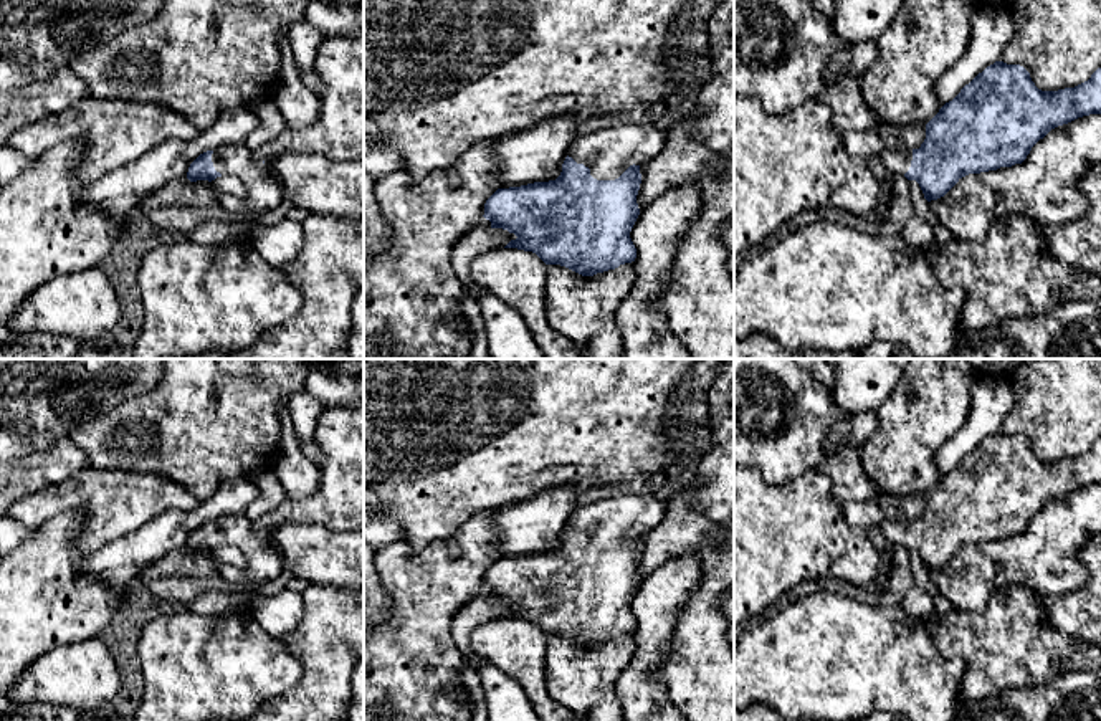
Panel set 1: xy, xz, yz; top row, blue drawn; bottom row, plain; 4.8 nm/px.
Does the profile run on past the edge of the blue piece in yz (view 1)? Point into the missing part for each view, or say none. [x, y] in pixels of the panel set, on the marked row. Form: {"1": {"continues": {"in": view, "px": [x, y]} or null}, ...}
{"1": {"continues": {"in": "yz", "px": [898, 161]}}}

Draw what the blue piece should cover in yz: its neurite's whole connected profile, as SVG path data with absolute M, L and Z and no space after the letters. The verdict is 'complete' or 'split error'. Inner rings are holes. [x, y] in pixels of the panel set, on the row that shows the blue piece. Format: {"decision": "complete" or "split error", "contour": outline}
{"decision": "split error", "contour": "M995 61L926 124L926 139L919 149L901 146L884 150L879 160L889 174L916 180L931 202L944 197L969 174L1022 164L1051 129L1089 114L1101 114L1101 68L1075 88L1041 91L1023 66Z"}

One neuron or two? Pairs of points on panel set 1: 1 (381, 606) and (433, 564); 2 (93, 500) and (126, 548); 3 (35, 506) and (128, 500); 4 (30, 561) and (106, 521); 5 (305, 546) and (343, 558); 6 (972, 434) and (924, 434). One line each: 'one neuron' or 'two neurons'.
1: two neurons
2: two neurons
3: one neuron
4: two neurons
5: one neuron
6: two neurons

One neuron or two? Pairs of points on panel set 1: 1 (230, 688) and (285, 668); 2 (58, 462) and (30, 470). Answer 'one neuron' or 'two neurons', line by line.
1: one neuron
2: one neuron

